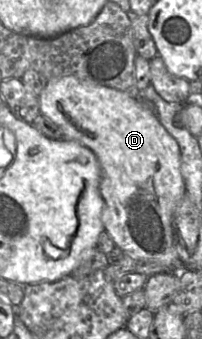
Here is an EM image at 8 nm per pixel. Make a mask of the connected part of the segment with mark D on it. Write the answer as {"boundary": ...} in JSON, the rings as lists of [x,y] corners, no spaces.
{"boundary":[[[74,76],[48,80],[38,100],[41,115],[62,130],[63,139],[78,141],[96,155],[101,168],[99,190],[104,201],[101,219],[114,244],[138,263],[153,262],[161,265],[164,272],[180,272],[183,263],[174,244],[173,219],[186,193],[181,172],[181,151],[156,113],[141,98],[133,98],[120,90]]]}

